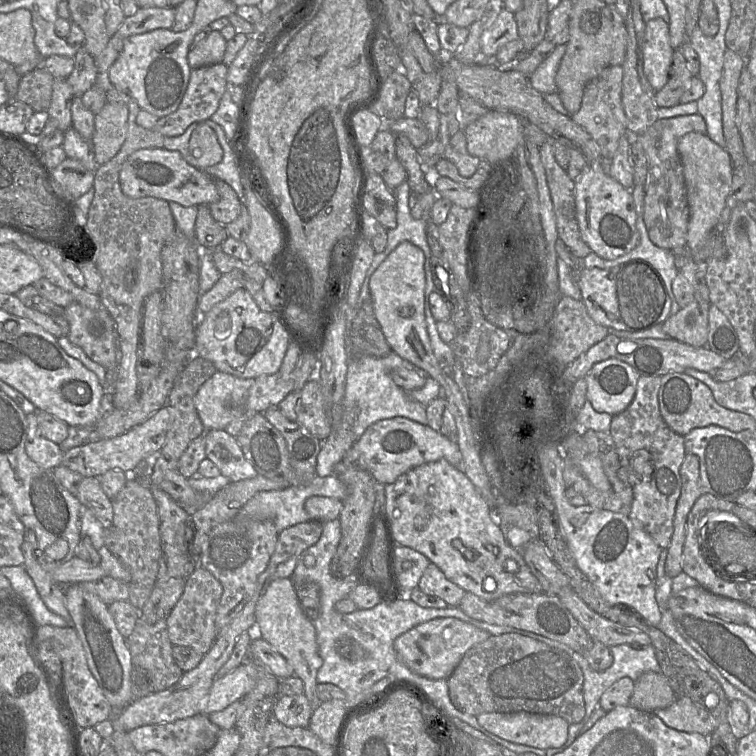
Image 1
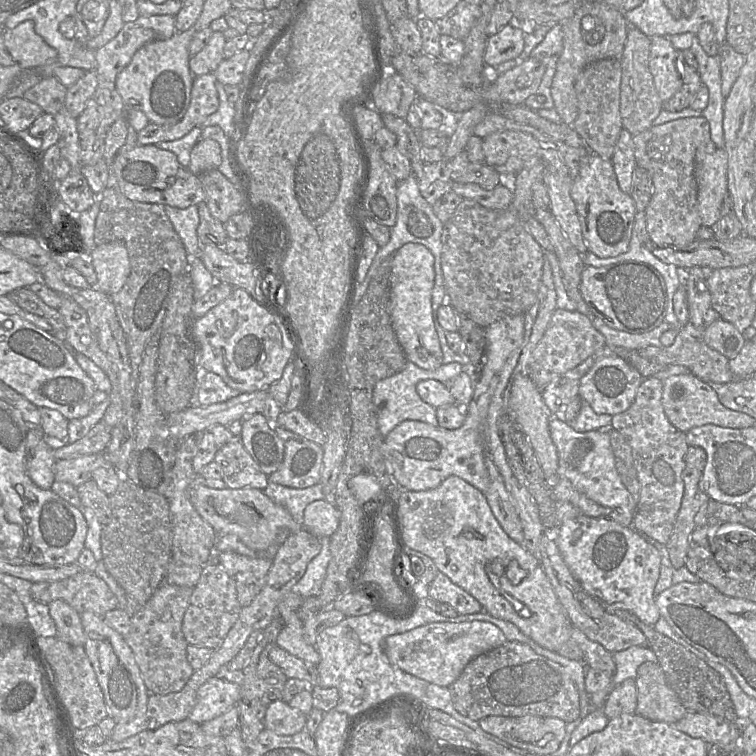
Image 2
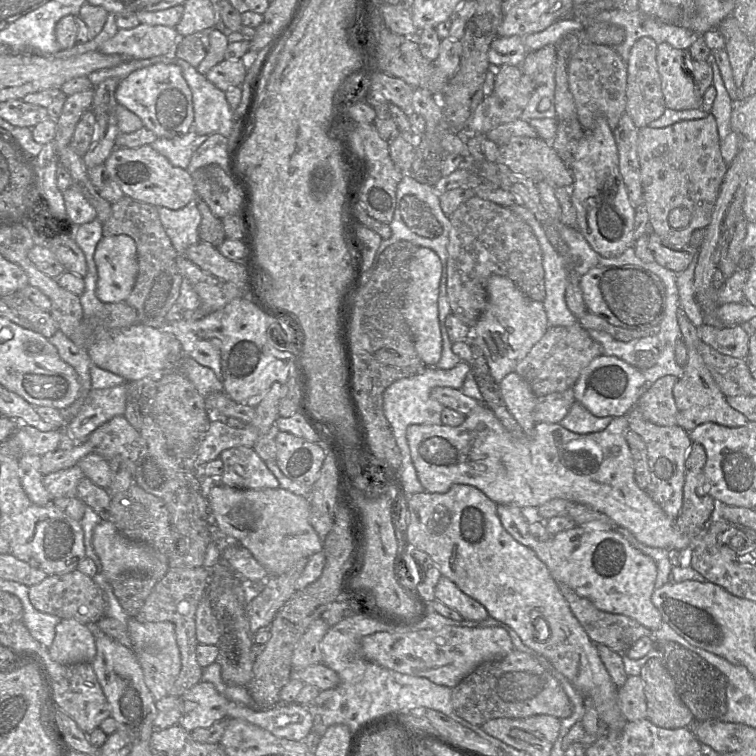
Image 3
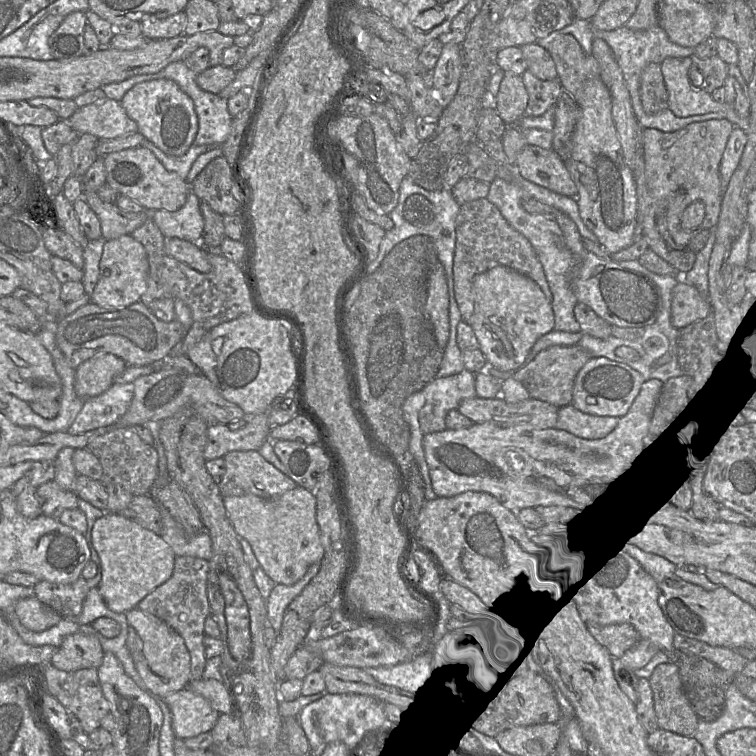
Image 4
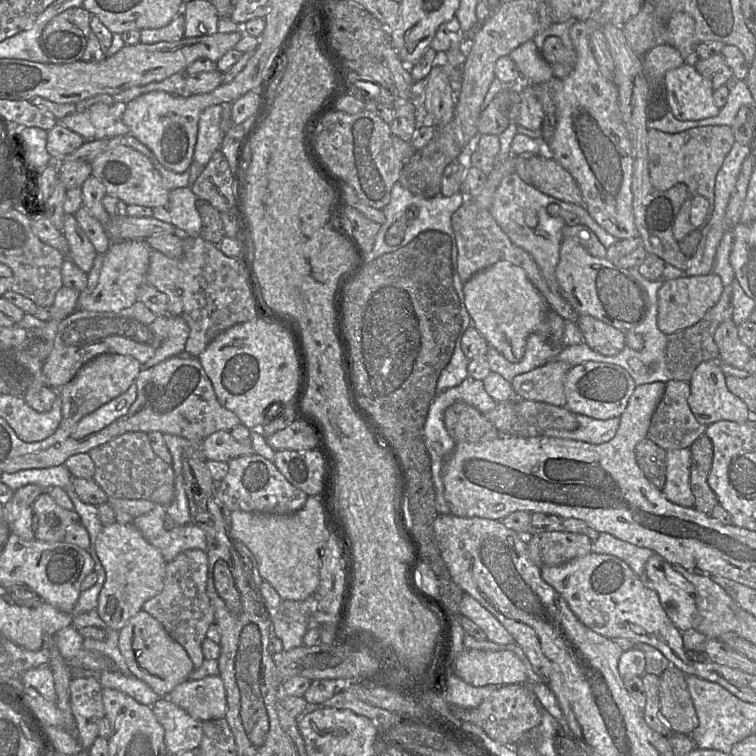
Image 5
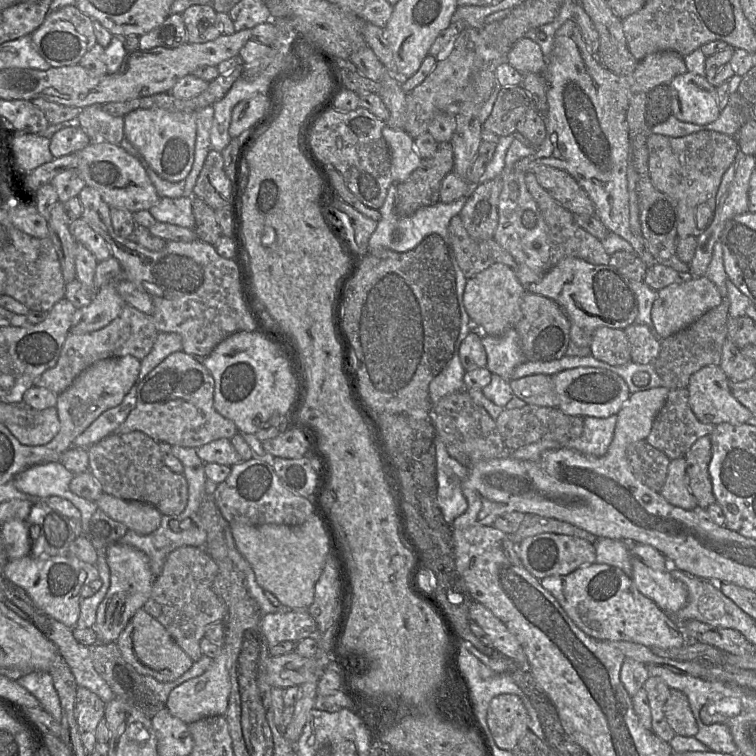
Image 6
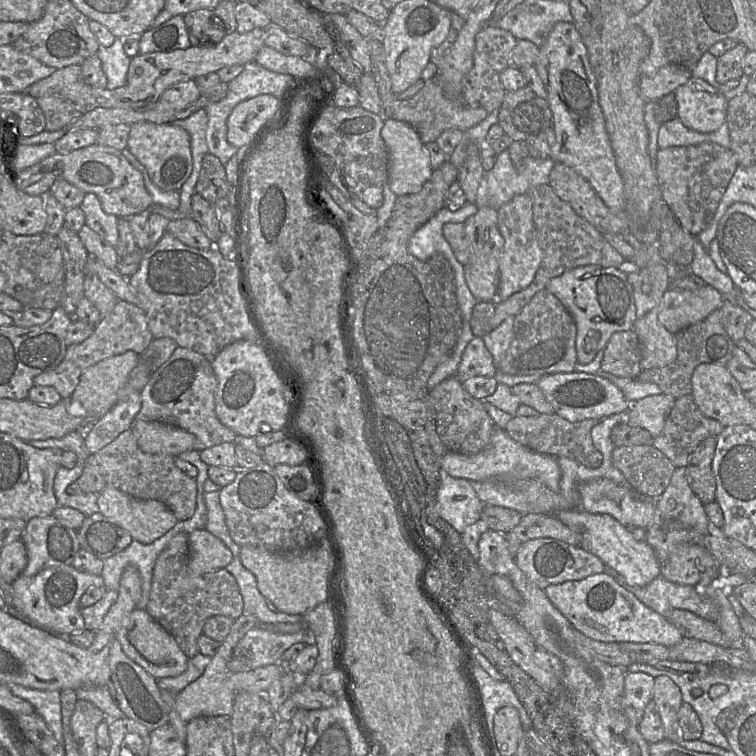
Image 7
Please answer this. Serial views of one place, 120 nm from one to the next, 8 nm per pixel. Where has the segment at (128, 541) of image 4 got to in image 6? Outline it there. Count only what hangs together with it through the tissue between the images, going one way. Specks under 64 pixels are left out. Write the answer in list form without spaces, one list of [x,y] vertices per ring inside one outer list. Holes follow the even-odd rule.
[[[115,542],[106,550],[106,561],[110,570],[109,589],[97,608],[96,622],[92,627],[99,644],[115,642],[135,612],[143,608],[149,599],[154,580],[148,556],[141,550]]]

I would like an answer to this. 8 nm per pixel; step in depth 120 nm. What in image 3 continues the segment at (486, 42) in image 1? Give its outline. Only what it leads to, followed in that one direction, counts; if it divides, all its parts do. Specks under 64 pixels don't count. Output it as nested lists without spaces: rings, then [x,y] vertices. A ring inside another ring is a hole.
[[[520,36],[496,37],[488,52],[491,66],[521,66],[526,57],[524,39]]]

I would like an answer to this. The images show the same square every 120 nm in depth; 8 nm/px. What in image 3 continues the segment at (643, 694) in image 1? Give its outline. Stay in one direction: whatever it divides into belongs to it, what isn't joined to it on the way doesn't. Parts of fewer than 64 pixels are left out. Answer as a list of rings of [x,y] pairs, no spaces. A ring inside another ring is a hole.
[[[650,659],[641,668],[647,719],[660,728],[690,728],[694,716],[681,701],[675,683],[661,659]]]

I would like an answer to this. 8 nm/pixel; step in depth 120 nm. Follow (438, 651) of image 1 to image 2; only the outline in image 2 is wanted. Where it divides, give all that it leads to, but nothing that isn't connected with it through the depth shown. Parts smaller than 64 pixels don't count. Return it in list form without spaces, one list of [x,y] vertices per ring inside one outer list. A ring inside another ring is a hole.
[[[433,622],[386,637],[383,651],[389,661],[401,670],[435,685],[449,687],[472,659],[506,642],[502,630],[490,622]]]

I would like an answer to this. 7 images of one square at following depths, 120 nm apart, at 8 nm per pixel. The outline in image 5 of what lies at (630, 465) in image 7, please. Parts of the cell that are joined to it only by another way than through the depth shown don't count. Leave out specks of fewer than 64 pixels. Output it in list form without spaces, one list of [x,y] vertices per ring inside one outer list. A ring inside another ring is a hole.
[[[645,438],[636,445],[635,458],[648,481],[661,490],[666,481],[666,450]]]

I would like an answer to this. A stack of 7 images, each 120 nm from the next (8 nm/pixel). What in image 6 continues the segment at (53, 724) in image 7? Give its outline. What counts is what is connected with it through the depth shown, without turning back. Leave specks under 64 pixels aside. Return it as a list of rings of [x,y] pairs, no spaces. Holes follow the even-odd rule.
[[[33,671],[20,677],[16,682],[35,696],[40,706],[57,722],[61,722],[60,700],[48,672]]]

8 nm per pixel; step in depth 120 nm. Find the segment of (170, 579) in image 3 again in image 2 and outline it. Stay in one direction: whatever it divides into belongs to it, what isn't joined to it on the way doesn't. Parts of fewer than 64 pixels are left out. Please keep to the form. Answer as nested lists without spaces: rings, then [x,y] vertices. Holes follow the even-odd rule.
[[[164,581],[154,591],[144,607],[131,617],[130,631],[125,637],[125,641],[134,654],[142,679],[150,694],[166,695],[179,692],[194,672],[187,660],[188,643],[182,632],[183,617],[189,606],[193,590],[194,587],[178,586]]]

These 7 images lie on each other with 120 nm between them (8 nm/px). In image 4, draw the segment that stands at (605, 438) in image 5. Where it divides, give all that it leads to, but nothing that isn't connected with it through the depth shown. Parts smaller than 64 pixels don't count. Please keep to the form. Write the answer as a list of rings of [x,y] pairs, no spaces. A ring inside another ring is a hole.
[[[572,403],[559,408],[555,429],[564,430],[579,438],[597,440],[612,432],[619,418],[585,414]]]

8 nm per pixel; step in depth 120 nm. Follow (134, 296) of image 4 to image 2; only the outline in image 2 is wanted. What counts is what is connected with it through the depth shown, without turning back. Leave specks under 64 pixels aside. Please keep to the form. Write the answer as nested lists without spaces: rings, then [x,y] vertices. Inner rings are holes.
[[[123,242],[95,246],[90,260],[97,275],[96,288],[111,296],[119,292],[130,274],[130,261]]]

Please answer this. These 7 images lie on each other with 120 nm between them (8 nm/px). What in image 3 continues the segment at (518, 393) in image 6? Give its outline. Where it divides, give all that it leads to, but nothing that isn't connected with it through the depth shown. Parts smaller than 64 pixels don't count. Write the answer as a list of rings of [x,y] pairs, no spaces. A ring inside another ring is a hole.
[[[579,322],[571,326],[552,326],[519,362],[515,373],[530,385],[537,397],[546,396],[573,388],[581,372],[600,355],[603,355],[601,345]]]

